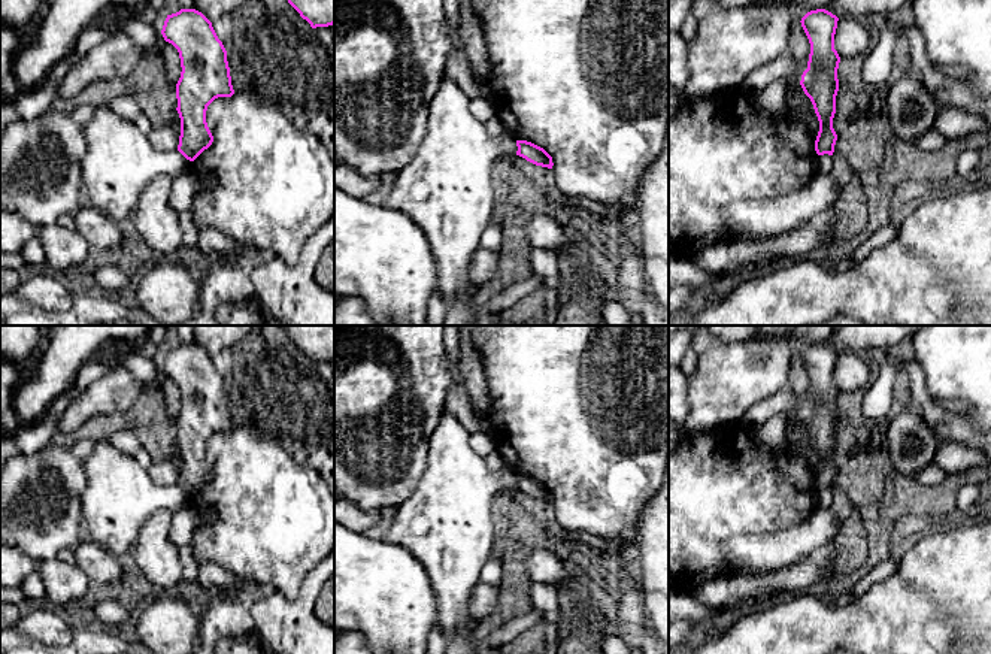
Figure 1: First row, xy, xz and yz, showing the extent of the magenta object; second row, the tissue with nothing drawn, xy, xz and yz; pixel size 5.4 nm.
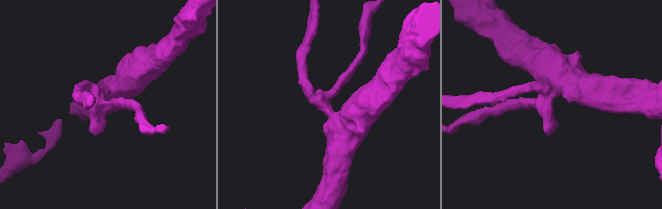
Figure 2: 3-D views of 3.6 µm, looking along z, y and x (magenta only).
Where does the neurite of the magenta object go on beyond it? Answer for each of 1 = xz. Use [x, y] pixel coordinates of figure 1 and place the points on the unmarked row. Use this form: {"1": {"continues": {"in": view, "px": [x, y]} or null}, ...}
{"1": {"continues": null}}

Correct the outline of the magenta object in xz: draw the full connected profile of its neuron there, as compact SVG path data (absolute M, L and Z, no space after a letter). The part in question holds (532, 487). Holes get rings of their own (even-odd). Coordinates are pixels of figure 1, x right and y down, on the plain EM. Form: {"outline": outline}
{"outline": "M516 475L516 481L516 490L525 493L536 500L552 503L552 491L543 482L527 475Z"}

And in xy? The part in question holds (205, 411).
{"outline": "M196 343L167 349L161 369L178 384L182 402L176 418L181 452L178 485L194 496L213 476L206 457L207 440L218 432L234 429L227 385L212 357Z"}

